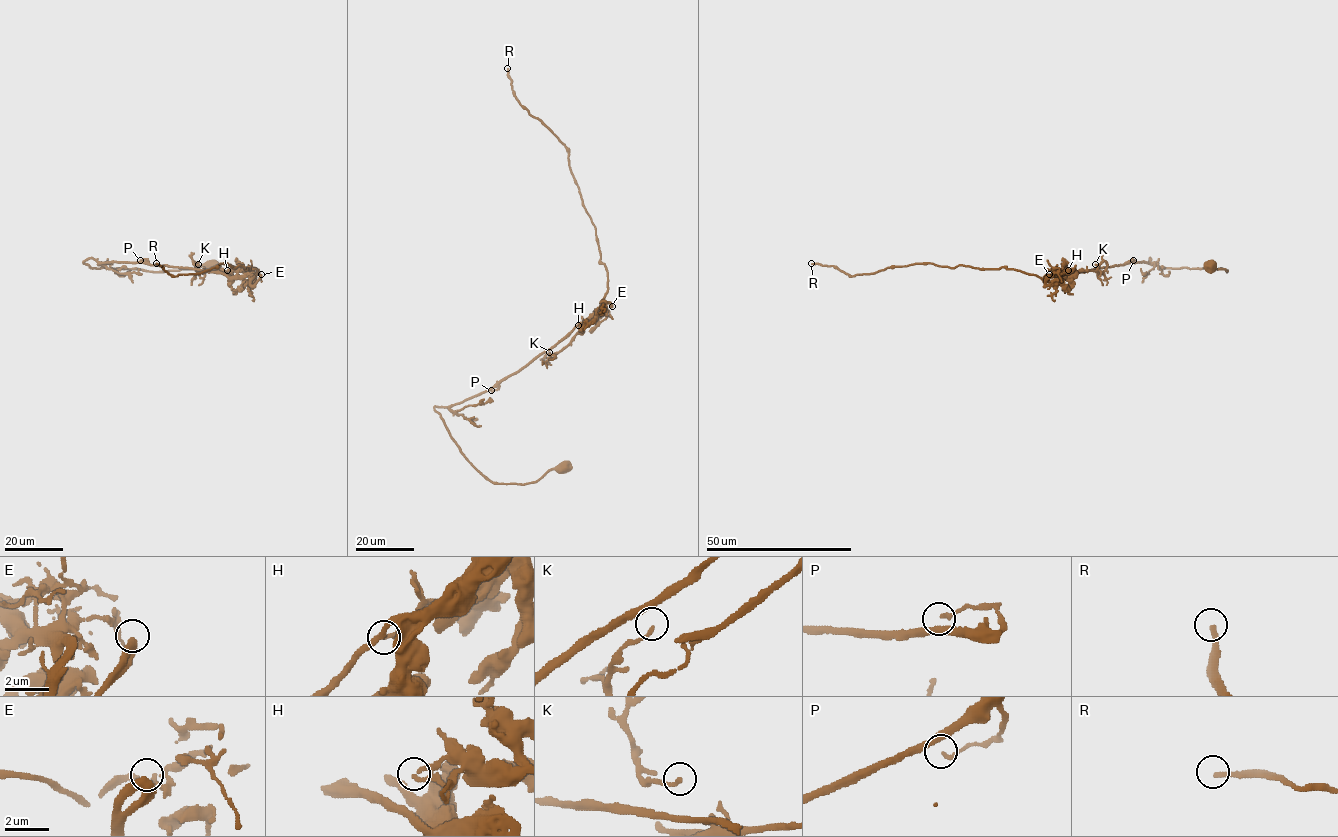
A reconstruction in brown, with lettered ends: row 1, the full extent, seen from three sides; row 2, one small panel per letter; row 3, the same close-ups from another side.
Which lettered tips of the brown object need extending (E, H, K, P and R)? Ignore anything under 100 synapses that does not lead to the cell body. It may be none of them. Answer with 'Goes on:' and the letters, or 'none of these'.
Goes on: none of these

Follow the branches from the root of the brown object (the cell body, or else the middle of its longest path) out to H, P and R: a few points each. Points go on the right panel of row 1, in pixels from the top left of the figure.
H: (1210, 265), (1227, 271), (1160, 268), (1150, 258), (1057, 275), (1068, 270)
P: (1210, 265), (1227, 271), (1160, 268), (1150, 262), (1150, 258), (1148, 262), (1128, 262), (1133, 260)
R: (1210, 265), (1227, 271), (1160, 268), (1150, 258), (1066, 277), (929, 263), (849, 276), (833, 265), (811, 263)

